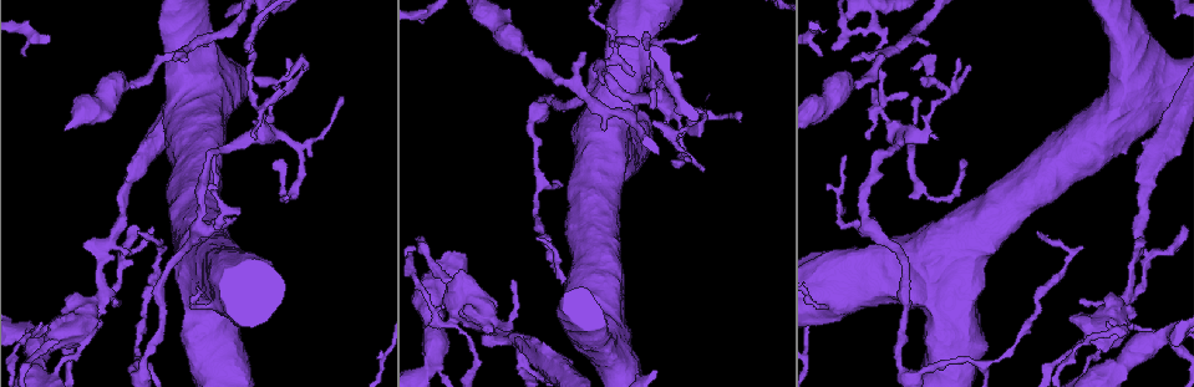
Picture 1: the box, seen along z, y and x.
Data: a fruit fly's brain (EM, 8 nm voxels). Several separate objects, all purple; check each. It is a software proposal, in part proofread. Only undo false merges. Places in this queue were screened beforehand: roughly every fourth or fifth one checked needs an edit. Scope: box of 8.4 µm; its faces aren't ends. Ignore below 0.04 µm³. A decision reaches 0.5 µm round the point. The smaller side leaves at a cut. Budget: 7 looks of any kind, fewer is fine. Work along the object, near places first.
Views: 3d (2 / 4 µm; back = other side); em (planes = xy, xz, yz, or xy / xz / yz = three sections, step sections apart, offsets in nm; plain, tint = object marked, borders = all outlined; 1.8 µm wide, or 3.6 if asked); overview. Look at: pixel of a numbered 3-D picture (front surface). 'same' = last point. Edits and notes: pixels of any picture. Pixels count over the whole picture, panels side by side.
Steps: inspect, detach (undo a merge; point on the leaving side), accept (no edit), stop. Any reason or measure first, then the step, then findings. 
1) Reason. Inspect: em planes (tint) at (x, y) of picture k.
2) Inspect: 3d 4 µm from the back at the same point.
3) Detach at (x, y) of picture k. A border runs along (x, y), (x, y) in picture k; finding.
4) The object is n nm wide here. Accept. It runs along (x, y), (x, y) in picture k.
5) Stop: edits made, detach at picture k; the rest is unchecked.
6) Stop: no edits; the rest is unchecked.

Sharp bend. Inspect: 3d 2 µm at (947, 97) of picture 1.

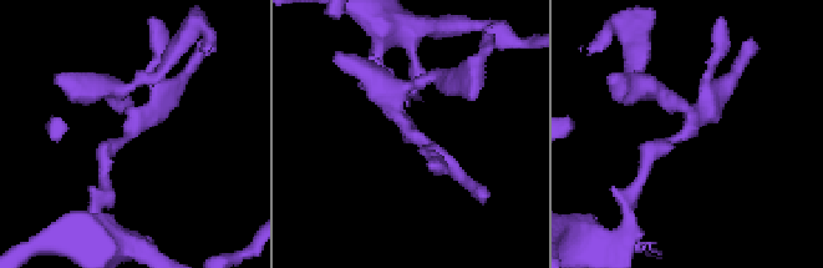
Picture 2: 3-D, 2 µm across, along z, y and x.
Inspect: em xy step 8 (tint) at (408, 128) of picture 2.

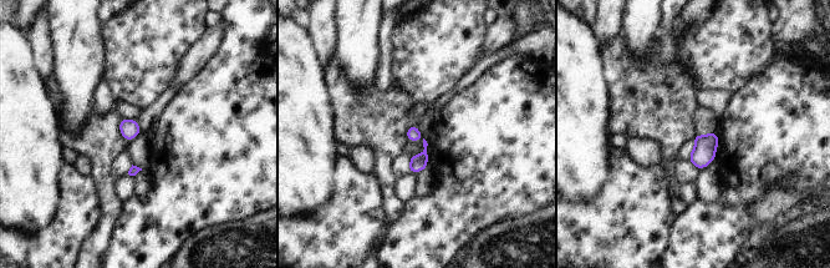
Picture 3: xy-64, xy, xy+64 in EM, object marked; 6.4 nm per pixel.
Inspect: em planes (tint) at the same point.

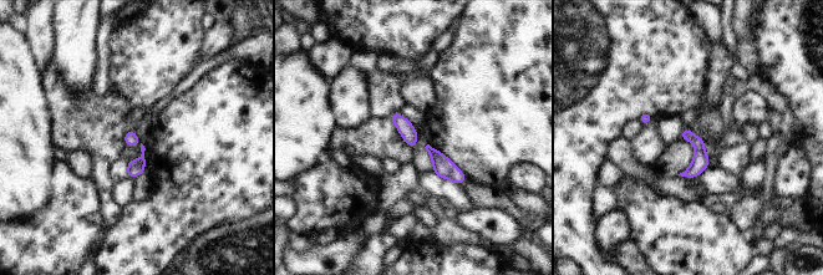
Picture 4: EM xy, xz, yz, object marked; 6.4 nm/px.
Accept. It runs along (686, 132), (699, 144), (689, 174) in picture 4; continuous, no second neuron.

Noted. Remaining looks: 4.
Thin neck. Inspect: 3d 2 µm at (1014, 342) of picture 1.

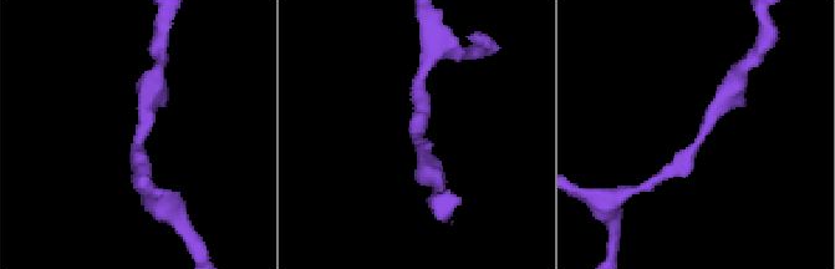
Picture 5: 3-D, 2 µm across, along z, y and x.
Inspect: em yz step 8 (tint) at (420, 133) of picture 5.

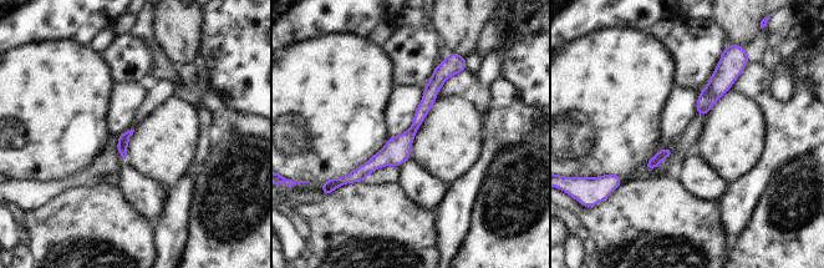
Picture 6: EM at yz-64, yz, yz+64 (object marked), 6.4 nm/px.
Accept. It runs along (449, 71), (413, 130), (351, 178) in picture 6; all the same neuron.

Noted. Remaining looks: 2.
Inspect: em 3.6 µm planes (borders) at (501, 329) of picture 1.

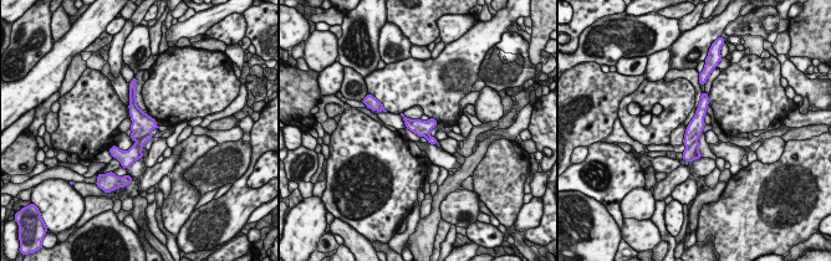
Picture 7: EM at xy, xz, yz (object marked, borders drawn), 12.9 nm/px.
Detach at (692, 152) of picture 7. Two neurons meet here.

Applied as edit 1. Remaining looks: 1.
Stop: edits made, detach at picture 7; the rest is unchecked.

